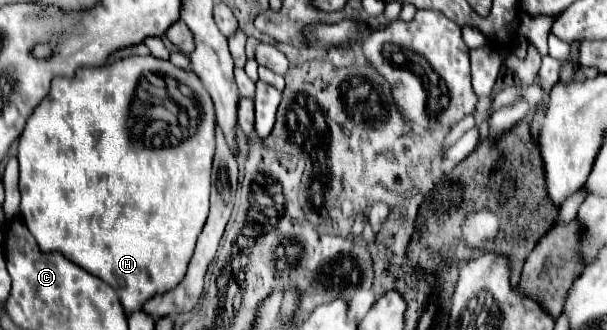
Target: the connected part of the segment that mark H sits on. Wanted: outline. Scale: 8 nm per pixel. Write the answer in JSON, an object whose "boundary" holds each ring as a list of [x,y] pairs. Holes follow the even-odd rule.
{"boundary":[[[133,55],[133,57],[123,57],[123,59],[119,59],[119,61],[115,61],[115,63],[113,63],[113,65],[101,65],[101,67],[85,67],[85,69],[79,69],[79,71],[77,71],[77,75],[75,75],[75,79],[55,79],[55,81],[53,81],[53,83],[51,83],[51,91],[49,91],[49,95],[47,95],[47,97],[45,97],[45,99],[43,99],[43,101],[41,101],[41,105],[37,105],[37,107],[35,107],[35,111],[33,111],[33,115],[31,115],[31,117],[29,117],[29,119],[27,119],[27,123],[25,123],[25,129],[23,129],[23,133],[21,133],[21,137],[19,137],[19,153],[17,153],[17,157],[19,157],[19,191],[21,191],[21,213],[23,213],[23,217],[25,217],[25,223],[27,223],[27,227],[29,227],[29,231],[31,231],[31,233],[33,233],[33,237],[35,237],[35,239],[37,239],[37,243],[39,243],[39,247],[41,247],[41,249],[43,249],[43,251],[61,251],[61,253],[63,253],[63,255],[65,255],[65,257],[69,257],[69,259],[71,259],[71,261],[73,261],[73,263],[75,263],[75,265],[79,265],[79,267],[83,267],[83,269],[85,269],[85,271],[89,271],[89,273],[91,273],[91,275],[95,275],[95,277],[99,277],[99,279],[103,279],[103,281],[105,281],[105,283],[107,283],[107,285],[111,285],[111,287],[113,287],[113,289],[115,289],[115,293],[117,293],[117,295],[119,295],[119,299],[121,299],[121,305],[123,305],[123,309],[125,309],[125,313],[135,313],[135,311],[141,311],[141,309],[143,309],[143,305],[145,305],[145,303],[147,303],[147,301],[149,301],[149,299],[151,299],[151,297],[153,297],[153,295],[159,295],[159,293],[167,293],[167,291],[171,291],[171,289],[173,289],[173,287],[175,287],[175,285],[177,285],[177,283],[179,283],[179,281],[181,281],[181,279],[183,279],[183,273],[185,273],[185,271],[187,271],[187,263],[189,263],[189,259],[191,259],[191,255],[193,255],[193,249],[195,249],[195,241],[197,241],[197,235],[199,235],[199,233],[201,233],[201,229],[203,229],[203,225],[205,225],[205,219],[207,219],[207,213],[209,213],[209,189],[211,189],[211,169],[213,169],[213,157],[215,157],[215,125],[217,125],[217,121],[215,121],[215,107],[213,107],[213,101],[211,101],[211,97],[209,97],[209,93],[207,93],[207,89],[203,89],[203,83],[201,83],[201,81],[199,81],[199,77],[195,77],[195,73],[193,73],[193,71],[185,71],[185,69],[179,69],[179,67],[175,67],[175,65],[173,65],[173,63],[171,63],[171,61],[163,61],[163,59],[157,59],[157,57],[153,57],[153,55],[145,55],[145,57],[141,57],[141,55]],[[153,65],[167,65],[167,75],[169,75],[169,77],[175,77],[175,81],[183,81],[183,83],[185,83],[185,85],[191,85],[191,91],[193,91],[193,93],[195,93],[195,97],[199,97],[199,105],[201,105],[201,109],[203,109],[203,121],[201,121],[201,123],[199,123],[199,129],[197,129],[197,133],[195,133],[195,135],[193,135],[193,137],[189,137],[189,135],[191,135],[191,133],[193,133],[193,131],[195,131],[195,129],[191,129],[191,125],[189,125],[189,131],[185,131],[185,135],[181,135],[181,137],[183,137],[183,139],[181,139],[181,137],[177,137],[177,135],[167,135],[167,129],[165,129],[165,131],[161,131],[161,129],[159,129],[159,131],[157,131],[157,129],[149,129],[149,125],[153,125],[153,119],[151,119],[151,117],[149,117],[149,115],[147,115],[147,113],[145,113],[145,109],[143,109],[143,111],[141,111],[141,109],[137,109],[137,105],[135,105],[135,101],[131,101],[131,99],[133,99],[133,93],[135,93],[135,87],[137,87],[137,81],[139,81],[139,77],[143,77],[143,73],[145,73],[145,71],[153,71]],[[131,103],[133,103],[133,115],[135,115],[135,119],[137,119],[137,129],[141,129],[141,139],[137,139],[137,131],[131,131],[131,135],[129,135],[129,107],[131,107]],[[153,139],[155,139],[155,141],[159,141],[159,143],[161,143],[161,141],[165,141],[165,143],[163,143],[163,145],[161,145],[161,147],[157,147],[157,145],[153,145]]]}

